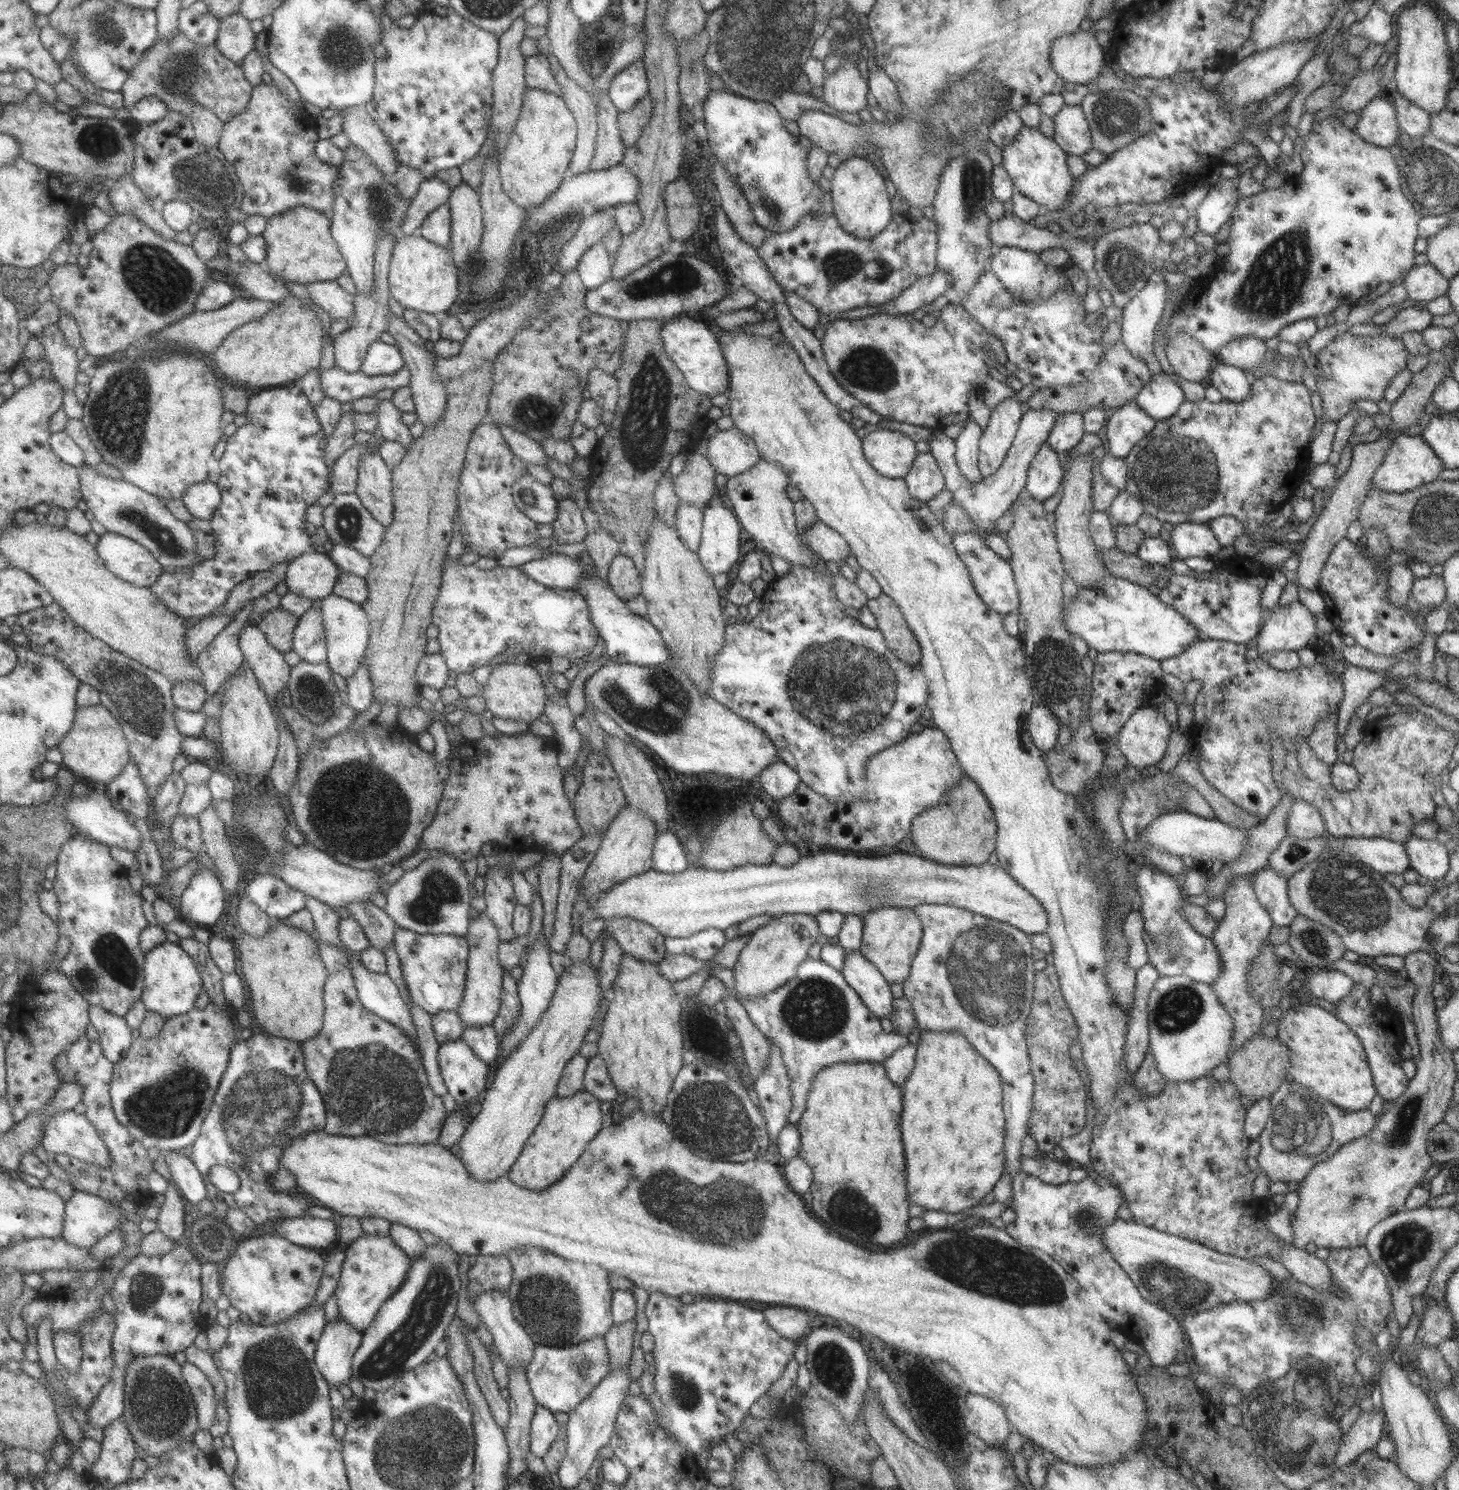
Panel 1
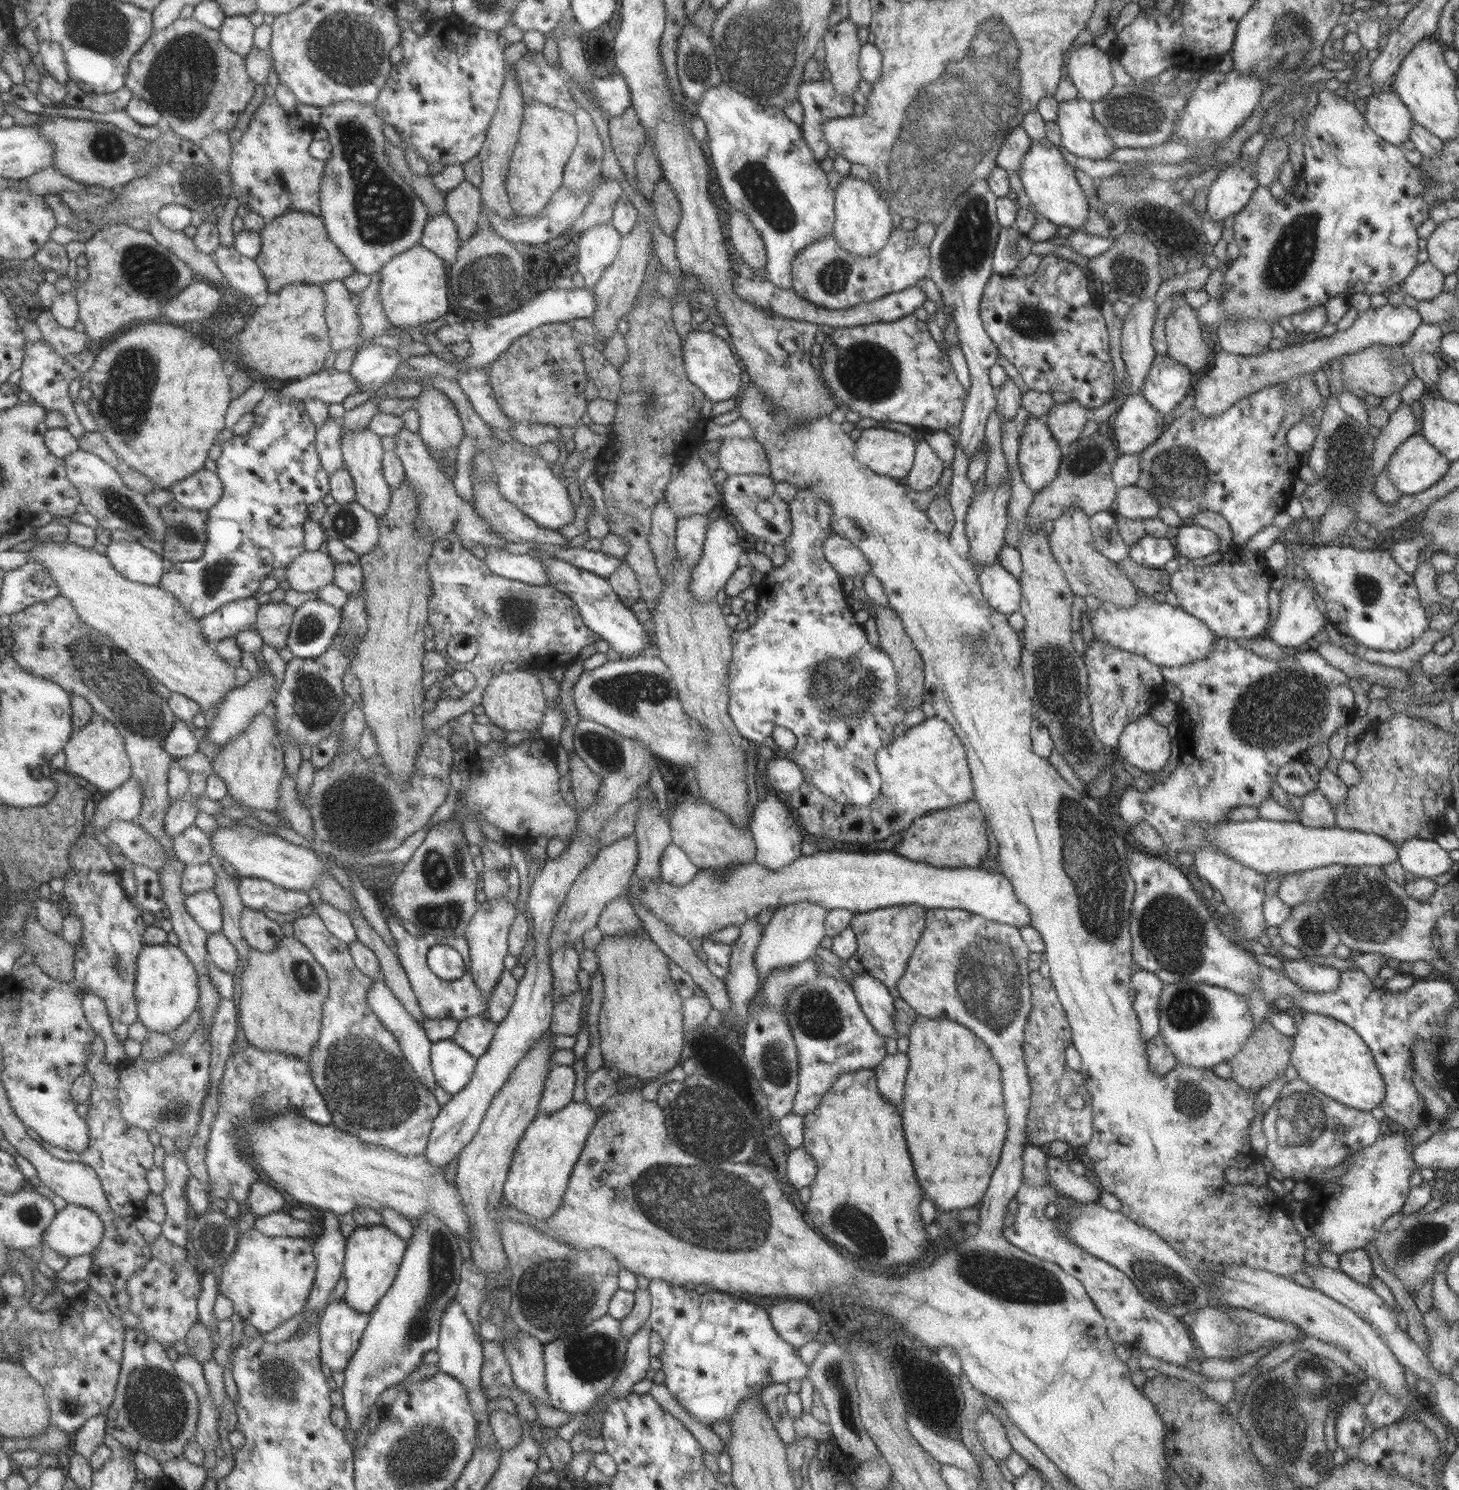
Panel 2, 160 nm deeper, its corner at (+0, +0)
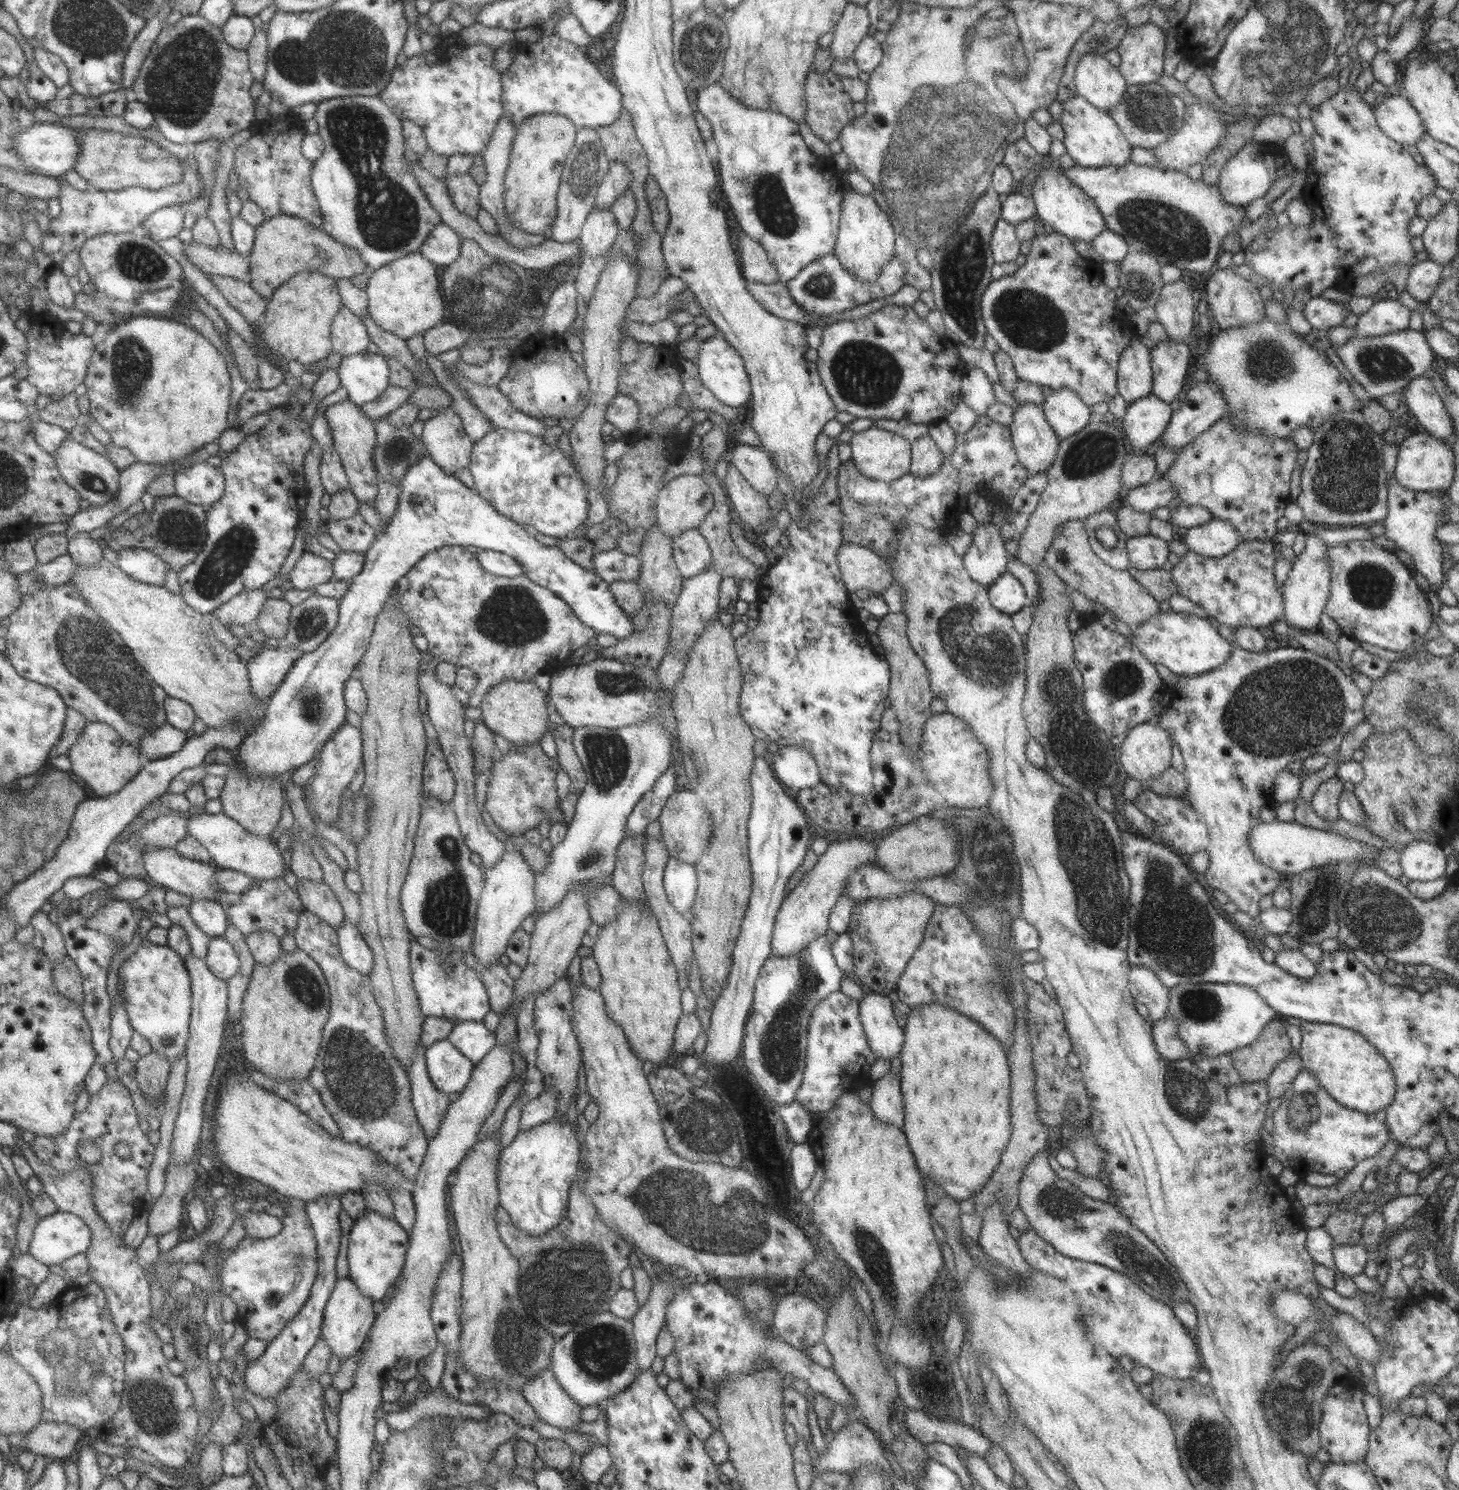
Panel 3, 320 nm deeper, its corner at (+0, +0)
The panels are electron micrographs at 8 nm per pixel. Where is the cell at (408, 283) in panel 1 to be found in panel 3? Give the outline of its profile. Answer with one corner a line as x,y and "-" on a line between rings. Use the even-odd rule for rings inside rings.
418,251
409,252
371,272
364,288
367,295
367,313
380,329
406,341
410,336
427,331
441,322
445,306
439,293
435,269

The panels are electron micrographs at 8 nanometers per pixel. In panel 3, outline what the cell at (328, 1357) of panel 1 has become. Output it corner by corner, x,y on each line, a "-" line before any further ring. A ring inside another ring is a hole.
348,1276
335,1281
324,1306
320,1336
324,1338
332,1354
336,1354
339,1359
351,1356
368,1338
368,1332
376,1317
373,1303

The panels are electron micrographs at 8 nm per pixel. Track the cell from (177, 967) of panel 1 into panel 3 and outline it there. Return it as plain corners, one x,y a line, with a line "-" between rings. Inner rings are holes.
143,941
136,952
124,961
118,968
118,991
120,998
127,1009
129,1020
133,1028
145,1040
149,1041
153,1052
164,1056
170,1067
178,1060
180,1054
184,1054
186,1043
189,1039
188,1024
191,1022
191,977
188,975
187,966
180,956
168,945
161,946

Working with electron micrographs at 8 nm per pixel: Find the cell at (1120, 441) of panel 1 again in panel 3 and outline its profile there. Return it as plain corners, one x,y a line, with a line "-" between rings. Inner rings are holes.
1153,393
1127,404
1123,419
1118,422
1125,441
1135,451
1155,442
1170,420
1170,404
1159,400

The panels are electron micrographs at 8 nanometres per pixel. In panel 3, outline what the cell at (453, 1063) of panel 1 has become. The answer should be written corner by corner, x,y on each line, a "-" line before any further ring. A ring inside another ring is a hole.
447,1039
430,1044
424,1050
424,1059
431,1084
445,1095
461,1093
475,1065

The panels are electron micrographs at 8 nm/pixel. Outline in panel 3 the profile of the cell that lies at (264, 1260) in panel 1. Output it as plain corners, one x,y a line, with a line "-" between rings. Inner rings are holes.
282,1197
277,1199
284,1209
281,1218
281,1232
267,1239
242,1239
219,1262
217,1278
224,1296
229,1296
236,1304
237,1321
241,1323
251,1338
269,1344
281,1332
288,1320
302,1309
309,1296
318,1269
318,1254
311,1224
305,1212
305,1201
298,1198

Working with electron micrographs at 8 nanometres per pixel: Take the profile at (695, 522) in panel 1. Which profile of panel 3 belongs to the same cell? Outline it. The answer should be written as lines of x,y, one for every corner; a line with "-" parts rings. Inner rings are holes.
695,527
672,539
672,557
683,578
707,570
711,562
708,544

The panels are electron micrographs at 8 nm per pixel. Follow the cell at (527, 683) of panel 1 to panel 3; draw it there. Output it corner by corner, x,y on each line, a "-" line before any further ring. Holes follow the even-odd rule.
507,680
493,686
482,696
478,706
482,712
481,722
493,733
503,736
509,744
523,746
540,742
548,724
546,694
539,690
535,681

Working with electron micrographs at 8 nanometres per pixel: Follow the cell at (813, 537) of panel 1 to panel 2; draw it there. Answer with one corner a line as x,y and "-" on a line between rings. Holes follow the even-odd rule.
831,533
822,544
825,560
842,576
863,577
870,573
870,566
865,555
845,537

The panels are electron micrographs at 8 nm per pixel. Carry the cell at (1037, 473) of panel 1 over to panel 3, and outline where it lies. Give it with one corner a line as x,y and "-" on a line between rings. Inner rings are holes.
1019,403
1015,410
1011,410
1011,421
1008,426
1013,450
1018,461
1027,469
1028,476
1042,473
1052,463
1057,452
1059,438
1047,424
1040,406
1033,403

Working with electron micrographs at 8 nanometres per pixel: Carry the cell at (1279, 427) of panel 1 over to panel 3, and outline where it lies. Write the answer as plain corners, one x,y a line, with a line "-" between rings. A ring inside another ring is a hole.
1223,416
1179,452
1173,452
1176,459
1165,474
1158,477
1167,479
1174,486
1174,498
1179,498
1181,503
1202,506
1215,517
1230,522
1241,540
1274,540
1279,533
1275,521
1283,516
1283,508
1291,502
1289,478
1299,460
1298,451
1291,439
1262,434
1251,436
1244,430
1238,430
1231,417

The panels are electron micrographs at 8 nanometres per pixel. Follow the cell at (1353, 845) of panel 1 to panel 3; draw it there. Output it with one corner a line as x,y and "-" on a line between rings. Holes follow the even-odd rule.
1294,820
1272,824
1262,822
1249,831
1248,841
1254,855
1263,864
1282,874
1297,874
1309,870
1311,867
1339,866
1341,861
1375,860
1378,853
1378,850
1372,846
1367,846
1354,838
1341,836
1336,832
1331,834
1328,831
1309,828

